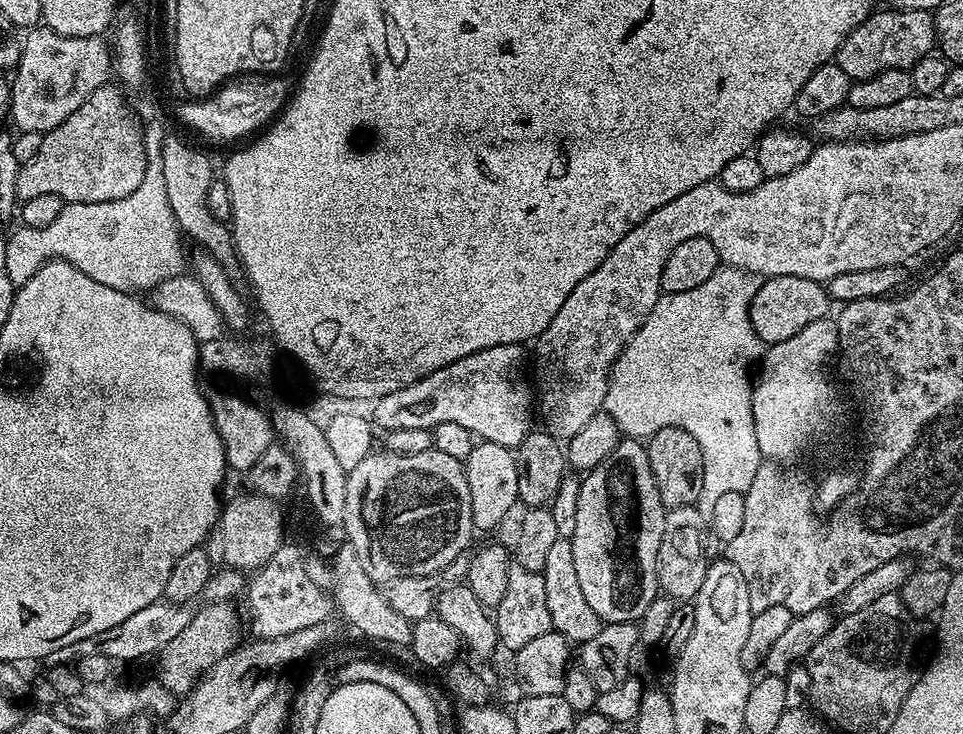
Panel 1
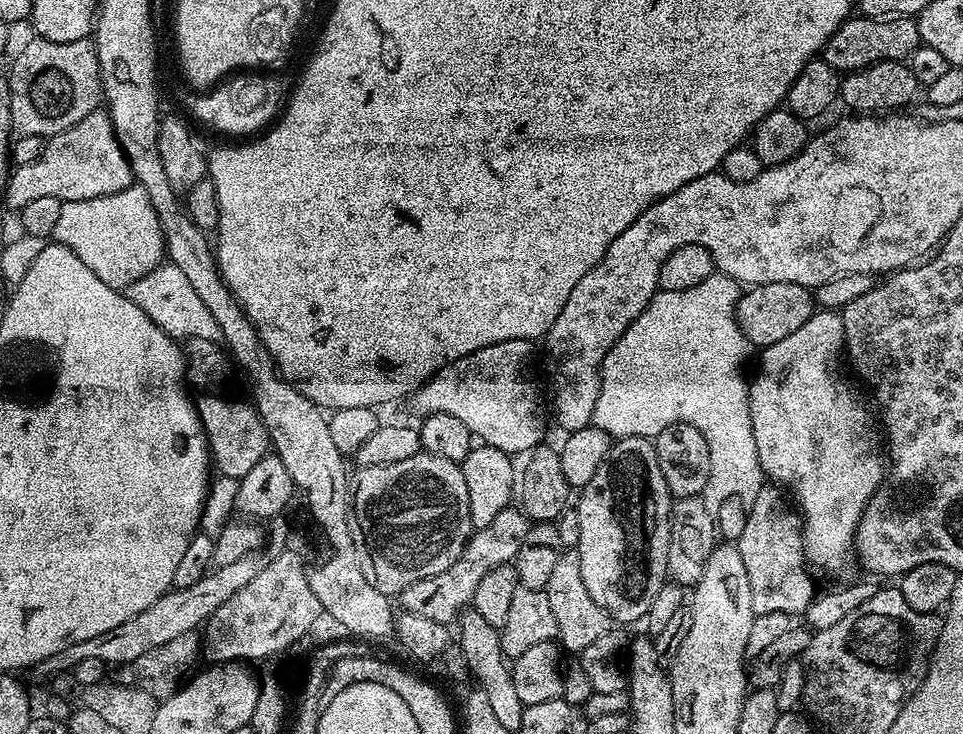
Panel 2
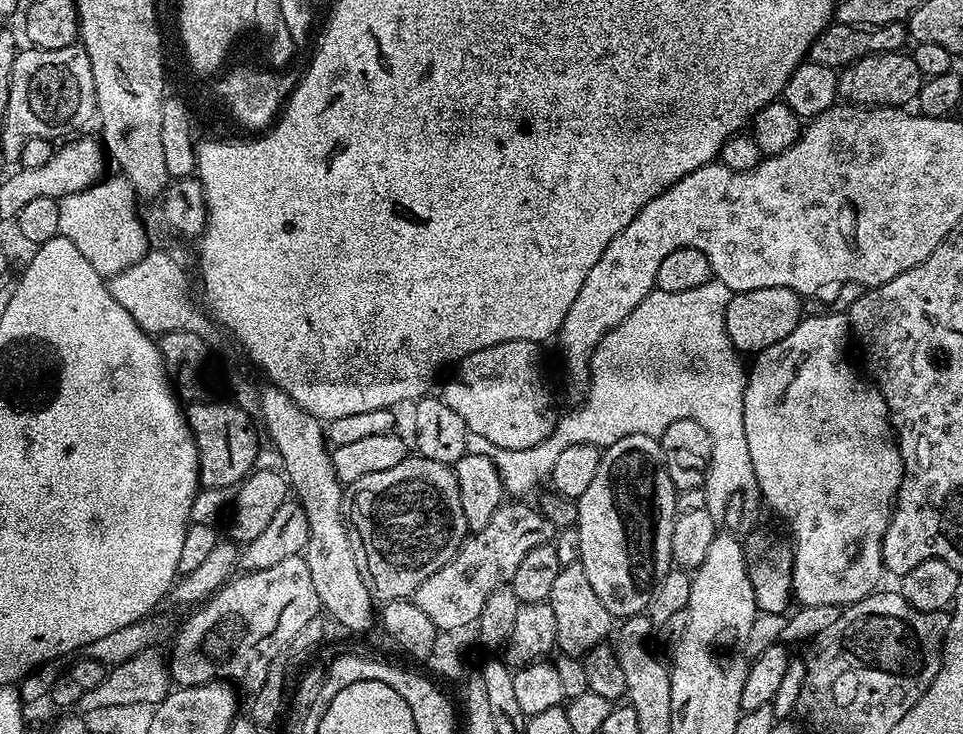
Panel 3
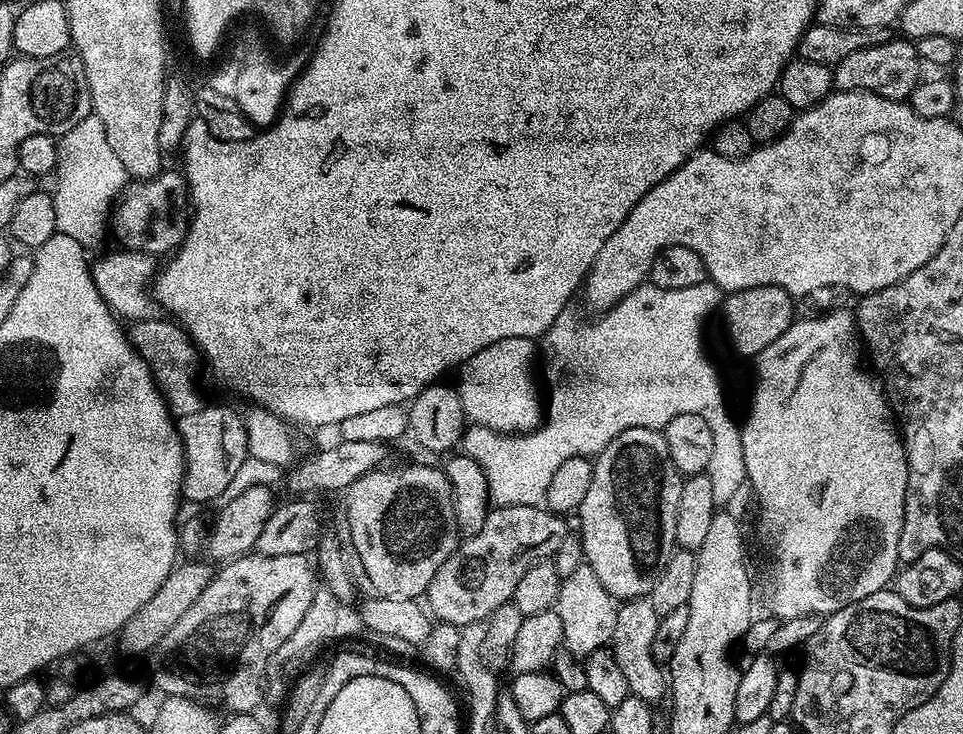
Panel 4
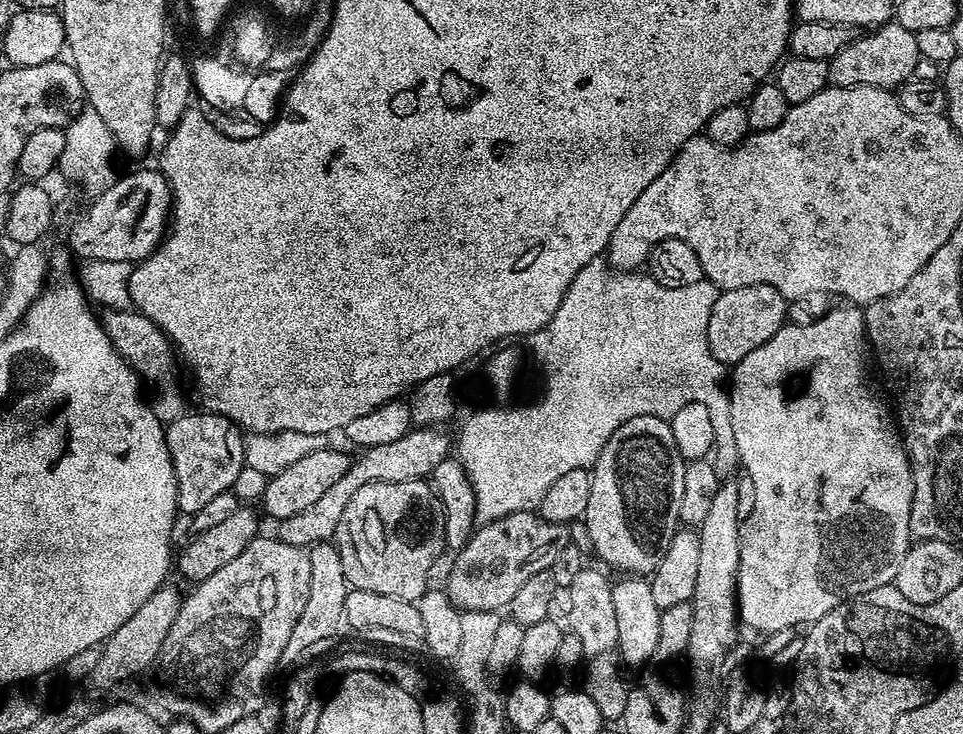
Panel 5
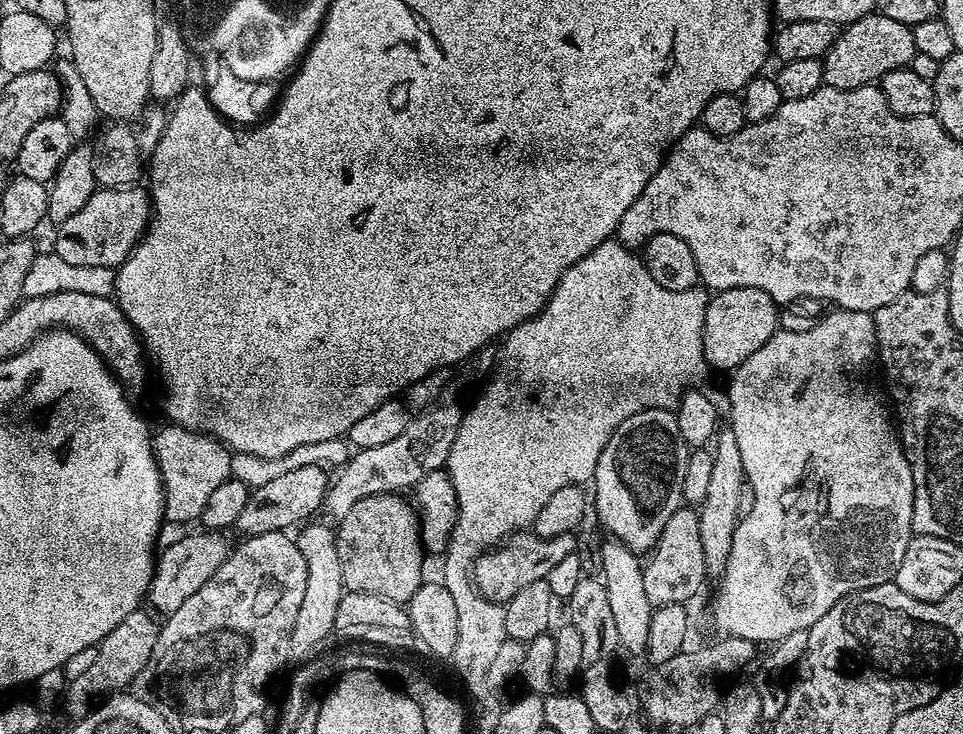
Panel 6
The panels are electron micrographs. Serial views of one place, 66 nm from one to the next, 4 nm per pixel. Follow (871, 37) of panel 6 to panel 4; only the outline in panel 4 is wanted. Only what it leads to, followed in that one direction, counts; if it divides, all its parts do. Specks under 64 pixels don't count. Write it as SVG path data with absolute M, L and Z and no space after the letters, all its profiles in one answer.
M893 38L878 46L854 50L834 66L832 83L841 92L873 92L887 100L907 101L922 79L922 61L916 45L907 38Z

